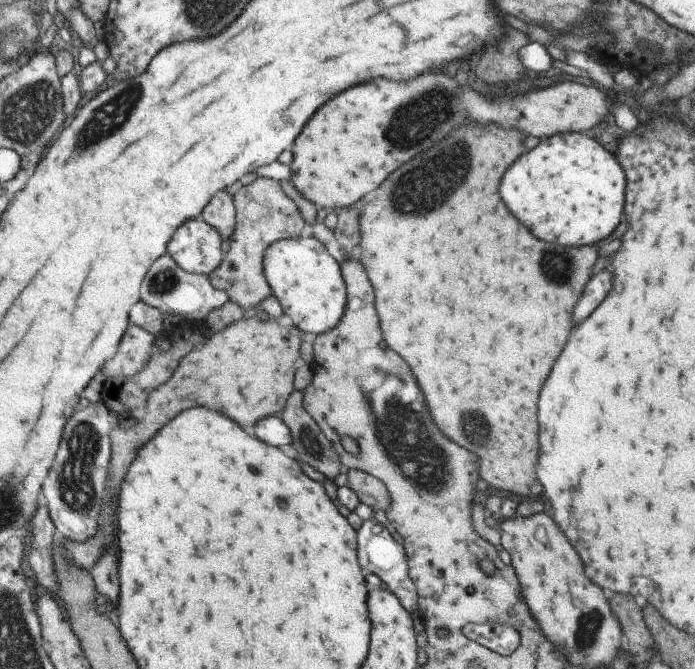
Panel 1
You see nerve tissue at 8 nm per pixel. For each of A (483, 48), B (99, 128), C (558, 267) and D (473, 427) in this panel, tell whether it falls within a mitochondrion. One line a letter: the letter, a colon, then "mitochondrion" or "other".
A: other
B: mitochondrion
C: mitochondrion
D: mitochondrion

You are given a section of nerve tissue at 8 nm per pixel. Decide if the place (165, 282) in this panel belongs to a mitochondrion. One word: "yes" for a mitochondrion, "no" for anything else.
yes

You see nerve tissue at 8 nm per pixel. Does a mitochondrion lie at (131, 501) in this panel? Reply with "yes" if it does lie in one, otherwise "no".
no

